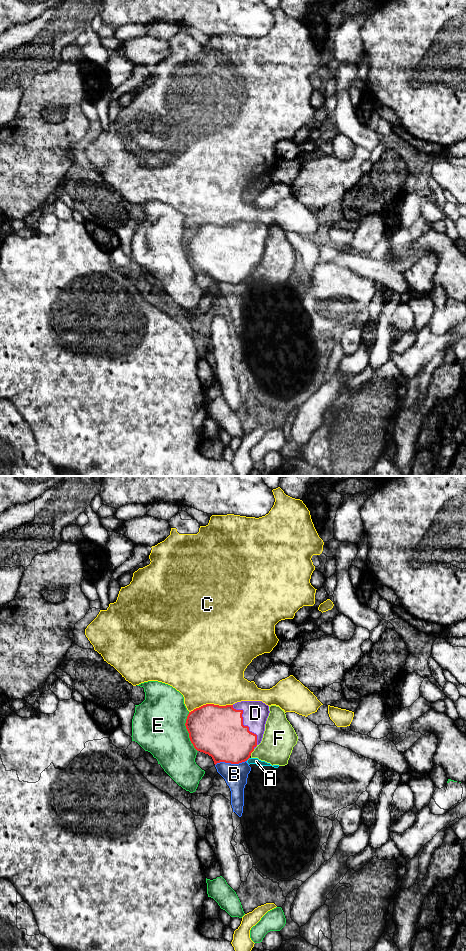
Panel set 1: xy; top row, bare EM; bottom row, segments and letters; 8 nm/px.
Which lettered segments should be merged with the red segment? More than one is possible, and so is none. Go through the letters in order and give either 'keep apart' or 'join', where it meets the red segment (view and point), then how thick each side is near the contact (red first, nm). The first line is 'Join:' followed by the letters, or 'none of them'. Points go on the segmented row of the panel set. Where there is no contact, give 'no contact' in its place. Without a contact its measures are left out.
Join: D
A: keep apart | xy (247, 759) | 360/50 nm
B: keep apart | xy (230, 762) | 400/190 nm
C: keep apart | xy (210, 704) | 400/500 nm
D: join | xy (245, 726) | 400/200 nm
E: keep apart | xy (188, 732) | 400/440 nm
F: keep apart | xy (252, 751) | 360/260 nm

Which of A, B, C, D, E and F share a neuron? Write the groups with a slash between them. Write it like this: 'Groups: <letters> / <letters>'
Groups: A B F / C / D / E

